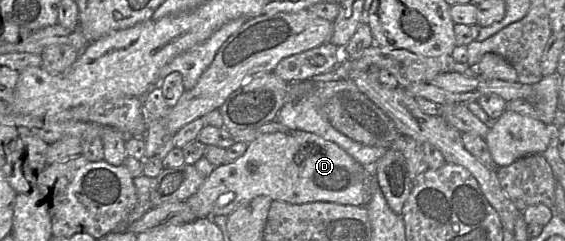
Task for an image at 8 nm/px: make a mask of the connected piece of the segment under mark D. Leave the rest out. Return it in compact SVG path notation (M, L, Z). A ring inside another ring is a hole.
M302 130L273 132L259 136L248 145L245 153L230 163L216 166L199 189L185 200L197 218L229 215L238 206L257 196L268 196L291 204L334 202L344 205L366 206L373 193L374 166L363 166L336 143Z

